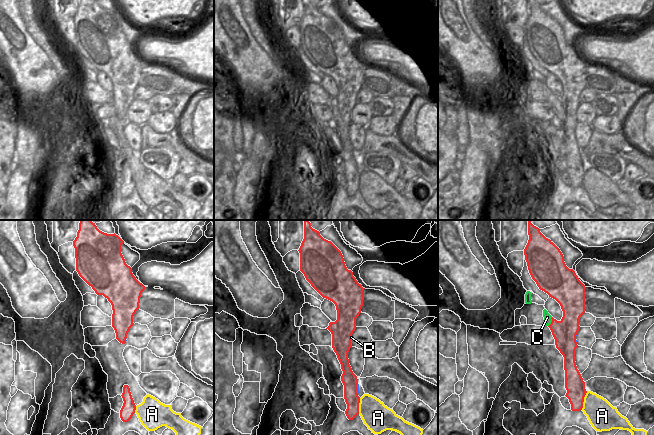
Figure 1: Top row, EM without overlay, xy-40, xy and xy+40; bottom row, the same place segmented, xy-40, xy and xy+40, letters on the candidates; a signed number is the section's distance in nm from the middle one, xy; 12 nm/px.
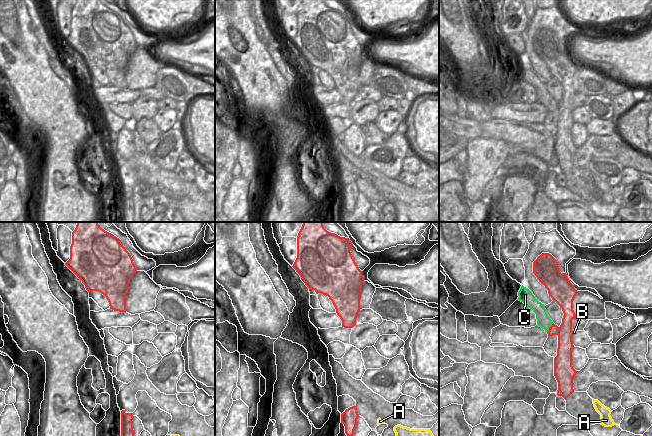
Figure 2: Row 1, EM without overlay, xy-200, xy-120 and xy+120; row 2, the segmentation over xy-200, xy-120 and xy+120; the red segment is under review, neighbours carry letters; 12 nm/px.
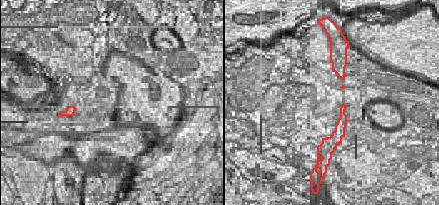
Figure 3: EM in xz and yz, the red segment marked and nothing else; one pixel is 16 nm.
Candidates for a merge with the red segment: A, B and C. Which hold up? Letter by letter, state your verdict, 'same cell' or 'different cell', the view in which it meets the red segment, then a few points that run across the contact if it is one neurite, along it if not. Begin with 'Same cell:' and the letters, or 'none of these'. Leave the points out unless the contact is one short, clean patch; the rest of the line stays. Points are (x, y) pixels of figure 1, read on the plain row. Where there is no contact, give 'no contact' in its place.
Same cell: B
A: different cell | xy+40 | xy+40 (587, 167), (581, 185)
B: same cell | xy
C: different cell | xy+40 | xy+40 (552, 93), (551, 99), (548, 102)

